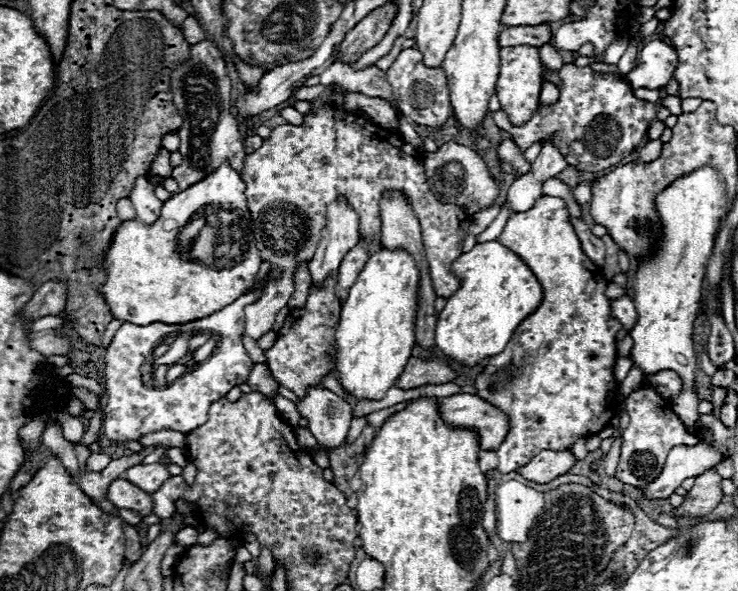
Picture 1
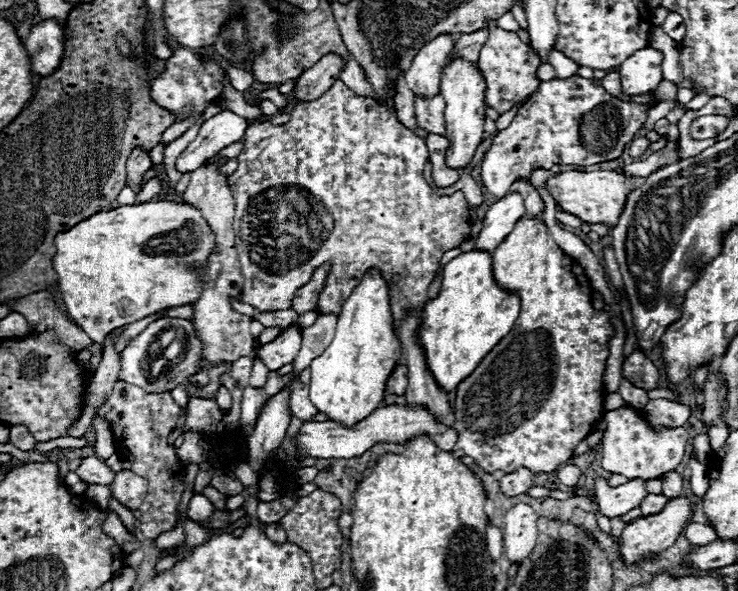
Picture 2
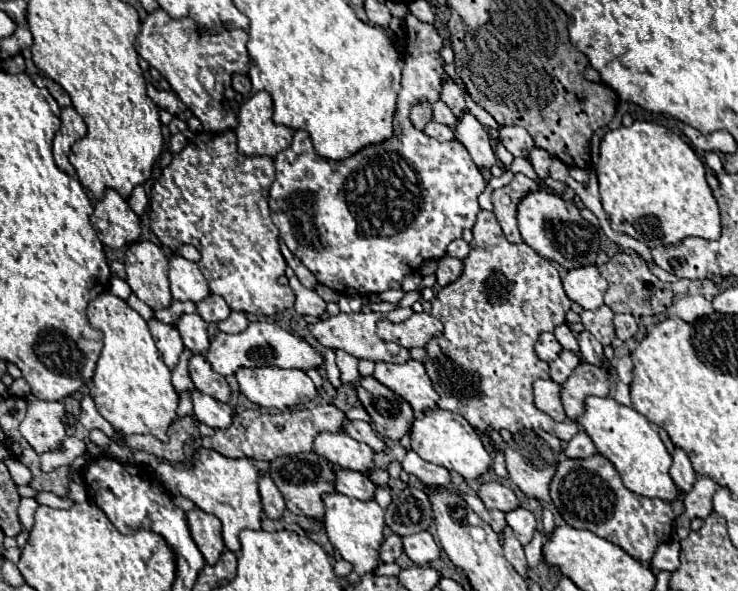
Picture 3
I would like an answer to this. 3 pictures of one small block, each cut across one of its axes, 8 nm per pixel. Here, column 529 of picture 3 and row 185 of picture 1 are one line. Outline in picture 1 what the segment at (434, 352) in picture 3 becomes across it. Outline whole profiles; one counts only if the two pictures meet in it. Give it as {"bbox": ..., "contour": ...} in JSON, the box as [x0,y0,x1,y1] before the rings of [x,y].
{"bbox":[242,98,470,340],"contour":[[[324,98],[310,100],[308,104],[312,112],[304,114],[300,126],[282,124],[272,128],[270,138],[244,158],[242,180],[254,222],[256,248],[260,250],[260,260],[280,272],[276,280],[268,276],[262,296],[244,308],[246,334],[254,340],[272,330],[276,314],[288,304],[294,292],[292,274],[300,262],[314,256],[322,230],[328,226],[328,206],[336,198],[346,198],[348,206],[358,214],[360,240],[370,240],[368,254],[374,254],[382,248],[380,200],[386,190],[402,192],[420,222],[422,244],[436,294],[450,298],[458,290],[458,280],[450,274],[450,264],[462,254],[470,216],[460,206],[442,204],[432,196],[428,178],[424,176],[422,152],[404,142],[396,132],[380,128],[376,122],[346,106],[326,104]]]}

